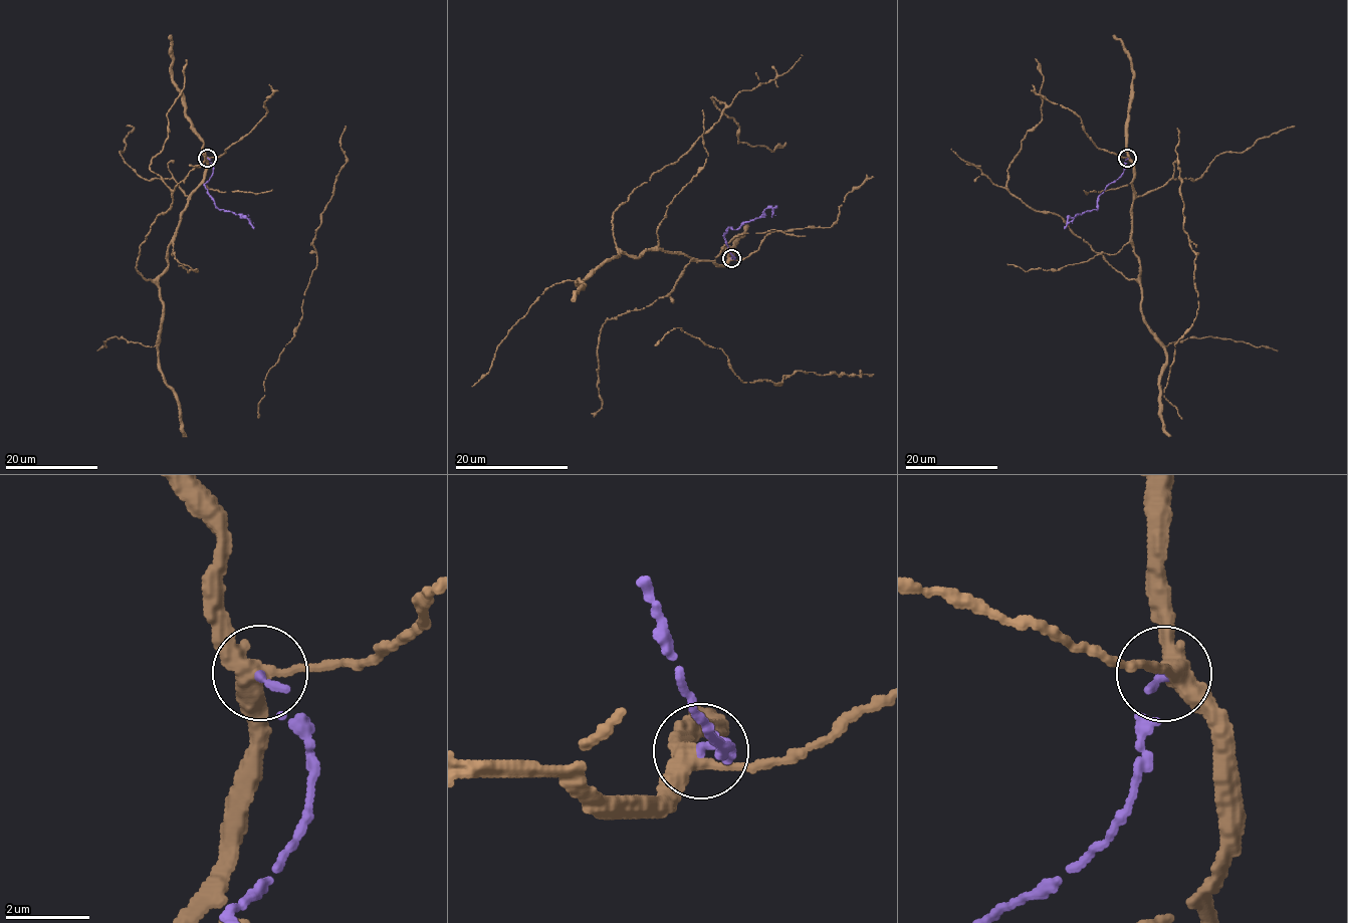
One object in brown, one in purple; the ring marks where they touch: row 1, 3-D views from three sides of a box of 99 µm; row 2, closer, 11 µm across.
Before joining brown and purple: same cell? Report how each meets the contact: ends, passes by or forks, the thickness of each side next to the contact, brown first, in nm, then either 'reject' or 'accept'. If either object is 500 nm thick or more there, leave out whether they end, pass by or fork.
brown forks | purple ends | 380/190 nm | reject

